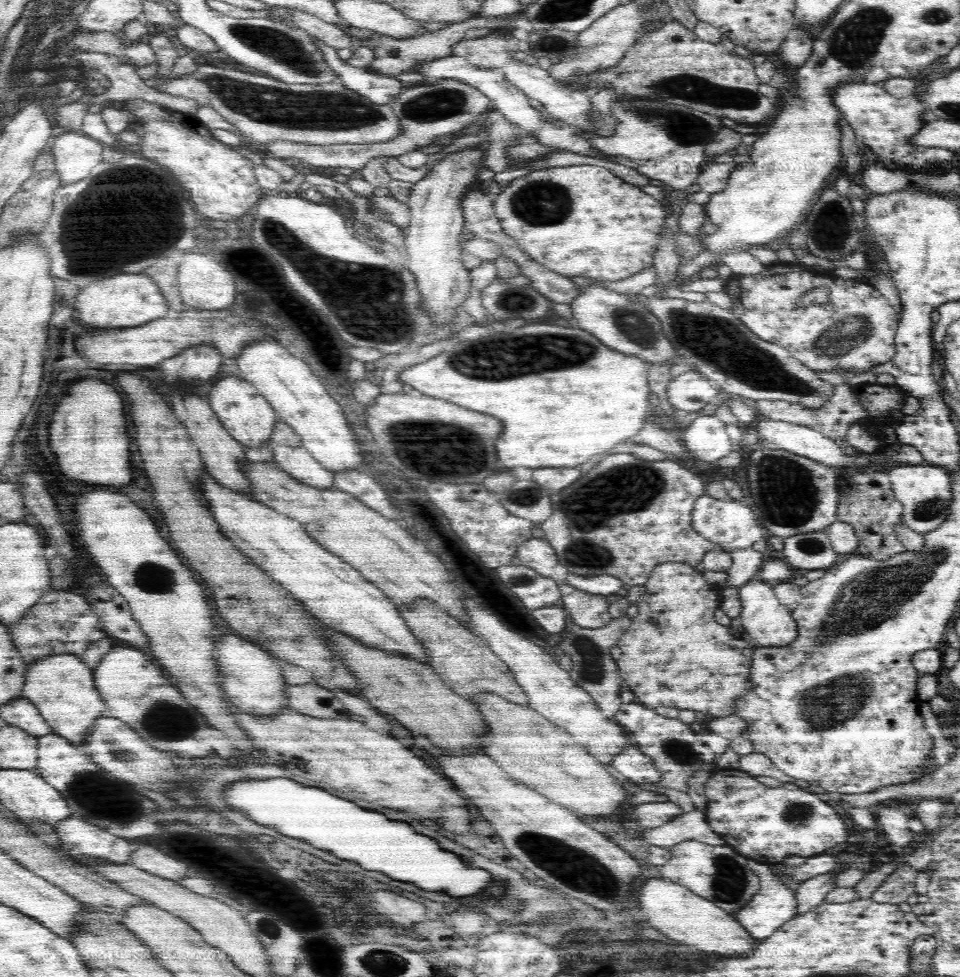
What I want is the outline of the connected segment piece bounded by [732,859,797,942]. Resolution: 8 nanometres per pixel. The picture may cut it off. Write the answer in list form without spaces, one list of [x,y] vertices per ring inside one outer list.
[[[748,859],[747,863],[748,868],[754,871],[758,875],[758,878],[760,878],[761,887],[746,906],[732,912],[732,915],[748,931],[748,934],[751,934],[752,939],[760,942],[768,938],[771,934],[774,934],[780,926],[795,916],[797,900],[795,892],[783,884],[767,864],[762,864],[752,859]]]

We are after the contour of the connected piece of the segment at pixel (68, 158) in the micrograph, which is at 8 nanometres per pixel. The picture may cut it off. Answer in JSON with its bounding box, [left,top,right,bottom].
[51,131,104,186]

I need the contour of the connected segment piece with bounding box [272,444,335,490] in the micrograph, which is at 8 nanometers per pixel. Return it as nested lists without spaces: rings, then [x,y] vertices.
[[[272,445],[274,461],[292,479],[318,490],[334,490],[334,476],[322,467],[308,452],[306,447]]]

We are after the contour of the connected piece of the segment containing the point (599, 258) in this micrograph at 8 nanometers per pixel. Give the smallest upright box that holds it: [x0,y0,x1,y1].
[493,164,669,281]

